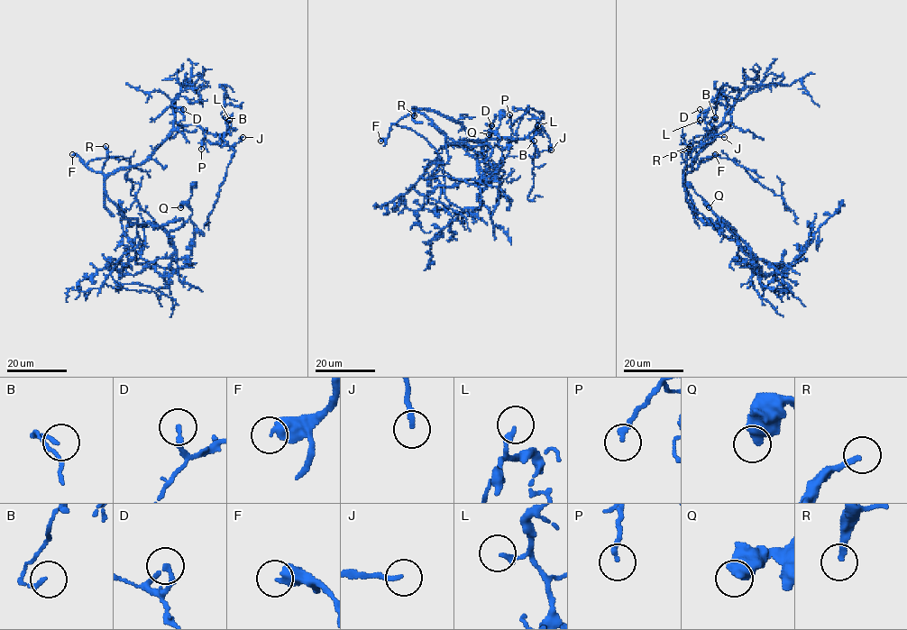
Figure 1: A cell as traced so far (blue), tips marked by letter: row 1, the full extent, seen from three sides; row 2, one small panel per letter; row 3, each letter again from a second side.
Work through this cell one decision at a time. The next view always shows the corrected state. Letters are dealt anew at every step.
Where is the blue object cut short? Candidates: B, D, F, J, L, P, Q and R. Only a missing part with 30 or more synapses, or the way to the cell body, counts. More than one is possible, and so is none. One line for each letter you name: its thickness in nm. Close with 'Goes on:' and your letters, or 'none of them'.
F: Thickness 500 nm
R: Thickness 220 nm
Goes on: F, R

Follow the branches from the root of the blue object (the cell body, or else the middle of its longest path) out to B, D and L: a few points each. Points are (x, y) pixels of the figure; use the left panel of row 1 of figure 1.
B: (106, 177), (142, 163), (181, 126), (198, 125), (207, 132), (222, 135), (227, 131), (223, 116), (225, 117)
D: (106, 177), (142, 163), (165, 140), (174, 120), (171, 101), (178, 95), (172, 104), (183, 109)
L: (106, 177), (142, 163), (181, 126), (198, 125), (207, 132), (222, 135), (229, 120)

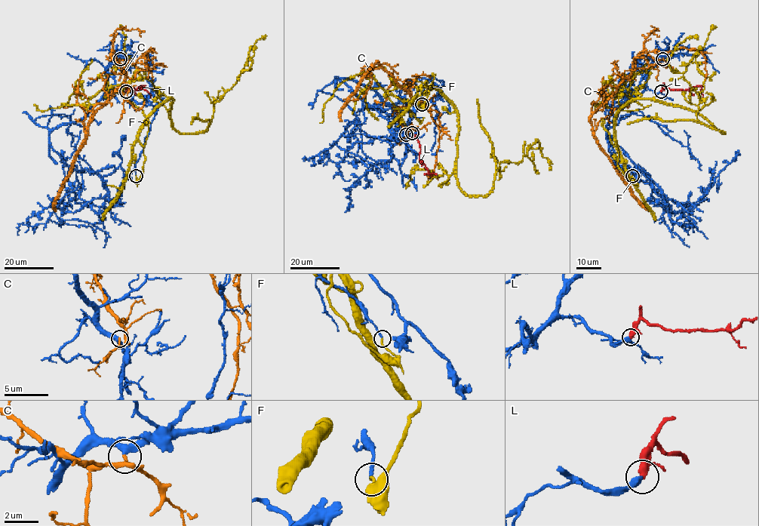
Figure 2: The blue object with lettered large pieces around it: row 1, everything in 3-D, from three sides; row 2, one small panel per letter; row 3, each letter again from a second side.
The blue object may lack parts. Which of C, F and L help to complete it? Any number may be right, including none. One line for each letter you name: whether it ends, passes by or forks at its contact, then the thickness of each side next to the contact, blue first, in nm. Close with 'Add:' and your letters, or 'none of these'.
L: it ends; calibres 440 and 460 nm
Add: L

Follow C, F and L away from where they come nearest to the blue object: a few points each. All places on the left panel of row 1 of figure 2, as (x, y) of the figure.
C: (120, 59), (112, 52), (111, 56), (126, 73), (124, 81), (93, 114), (87, 137), (54, 204), (55, 210)
F: (136, 176), (145, 157), (138, 129), (155, 108), (171, 99), (177, 131), (204, 131), (213, 103), (264, 38)
L: (126, 92), (128, 87), (135, 90), (142, 85), (151, 98)

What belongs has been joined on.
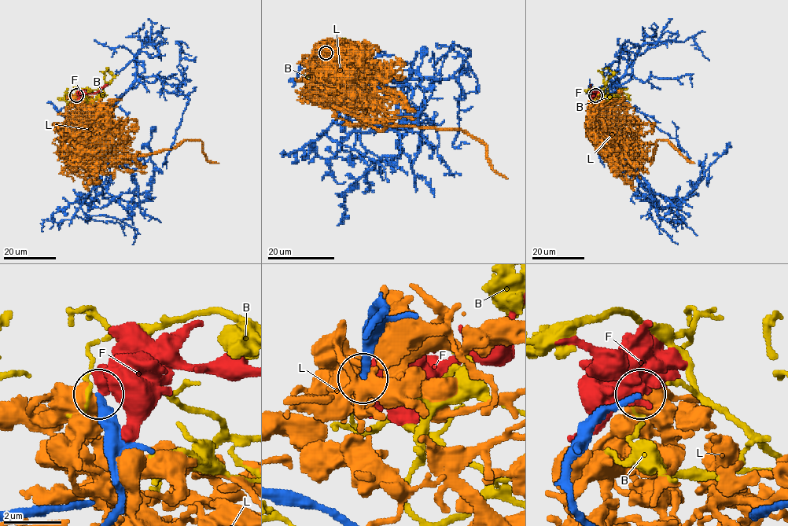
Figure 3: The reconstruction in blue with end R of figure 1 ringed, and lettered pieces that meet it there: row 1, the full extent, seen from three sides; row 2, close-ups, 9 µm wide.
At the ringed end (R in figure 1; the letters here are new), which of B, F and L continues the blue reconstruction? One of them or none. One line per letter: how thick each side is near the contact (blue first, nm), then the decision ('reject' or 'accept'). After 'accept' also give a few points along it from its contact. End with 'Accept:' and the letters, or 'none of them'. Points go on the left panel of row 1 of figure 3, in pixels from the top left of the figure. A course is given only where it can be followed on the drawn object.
B: calibres 240 and 190 nm; reject
F: calibres 240 and 600 nm; reject
L: calibres 240 and 750 nm; reject
Accept: none of them

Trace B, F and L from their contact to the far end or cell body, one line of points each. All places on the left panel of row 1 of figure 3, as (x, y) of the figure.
B: (75, 95), (77, 90), (89, 99), (95, 99), (112, 78), (108, 69)
F: (76, 95), (96, 93), (107, 85)
L: (76, 96), (82, 114), (75, 131), (90, 142), (152, 154), (200, 140), (205, 157), (219, 163)

